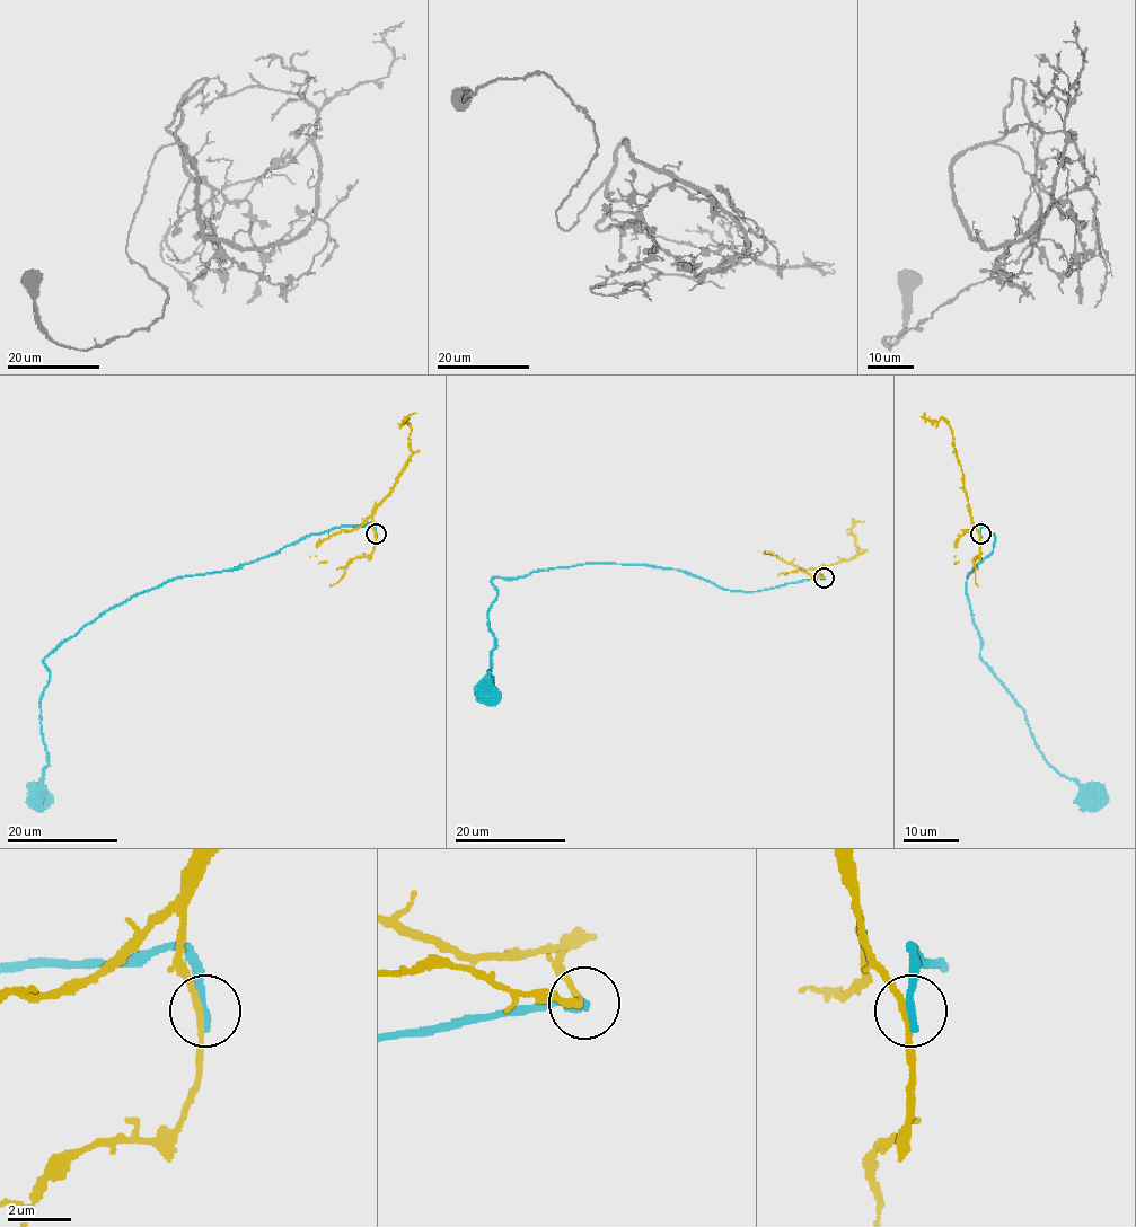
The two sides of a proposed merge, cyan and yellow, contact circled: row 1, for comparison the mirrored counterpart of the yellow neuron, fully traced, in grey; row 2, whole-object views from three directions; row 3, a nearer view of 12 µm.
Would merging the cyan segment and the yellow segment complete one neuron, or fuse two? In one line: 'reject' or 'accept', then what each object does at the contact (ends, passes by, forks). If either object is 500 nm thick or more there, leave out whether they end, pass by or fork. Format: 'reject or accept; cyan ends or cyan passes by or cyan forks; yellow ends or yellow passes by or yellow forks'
reject; cyan ends; yellow passes by

